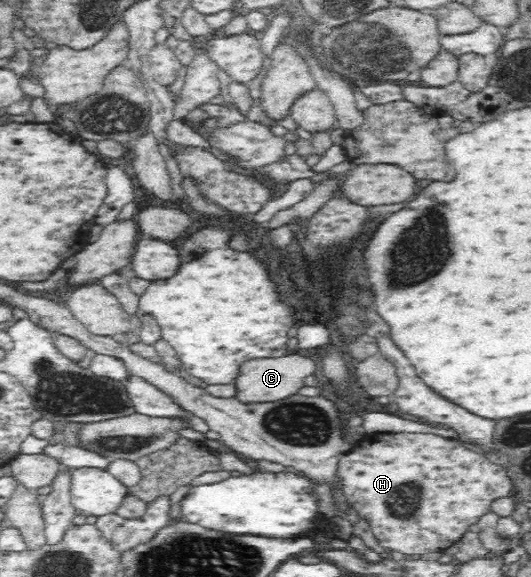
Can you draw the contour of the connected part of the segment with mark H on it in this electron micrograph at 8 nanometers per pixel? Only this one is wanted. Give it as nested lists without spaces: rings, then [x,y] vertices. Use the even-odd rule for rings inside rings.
[[[366,434],[362,437],[363,440],[359,440],[357,448],[353,452],[349,452],[347,456],[343,456],[338,462],[337,475],[342,482],[342,489],[348,503],[354,508],[359,516],[365,518],[370,527],[374,537],[378,540],[379,544],[385,549],[391,550],[393,553],[400,554],[402,556],[419,556],[421,554],[427,554],[428,552],[442,551],[449,548],[462,537],[462,535],[468,531],[468,527],[471,524],[475,524],[476,520],[479,520],[485,512],[491,511],[491,504],[499,498],[507,497],[511,492],[513,486],[511,479],[505,472],[505,469],[498,463],[492,463],[487,460],[487,457],[479,454],[475,450],[475,446],[463,446],[465,444],[459,438],[445,438],[442,436],[435,436],[435,434],[373,434],[369,436]]]

